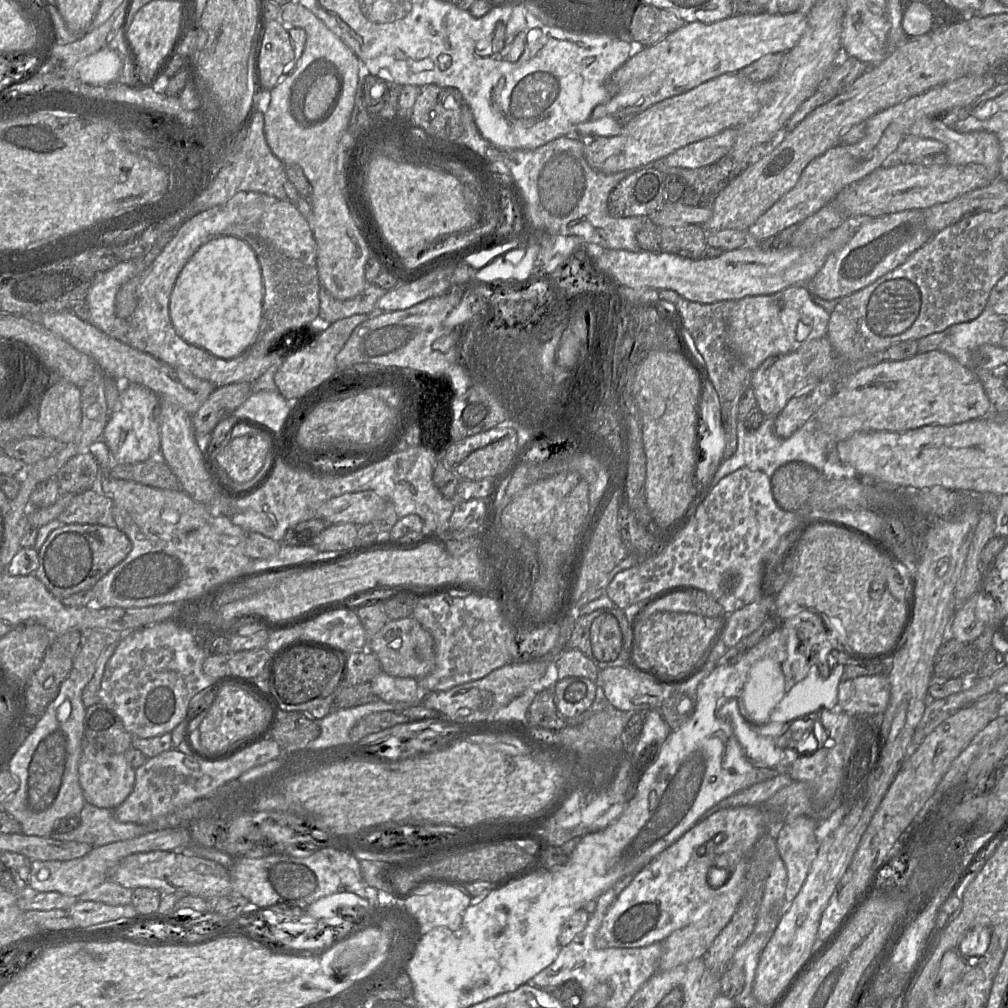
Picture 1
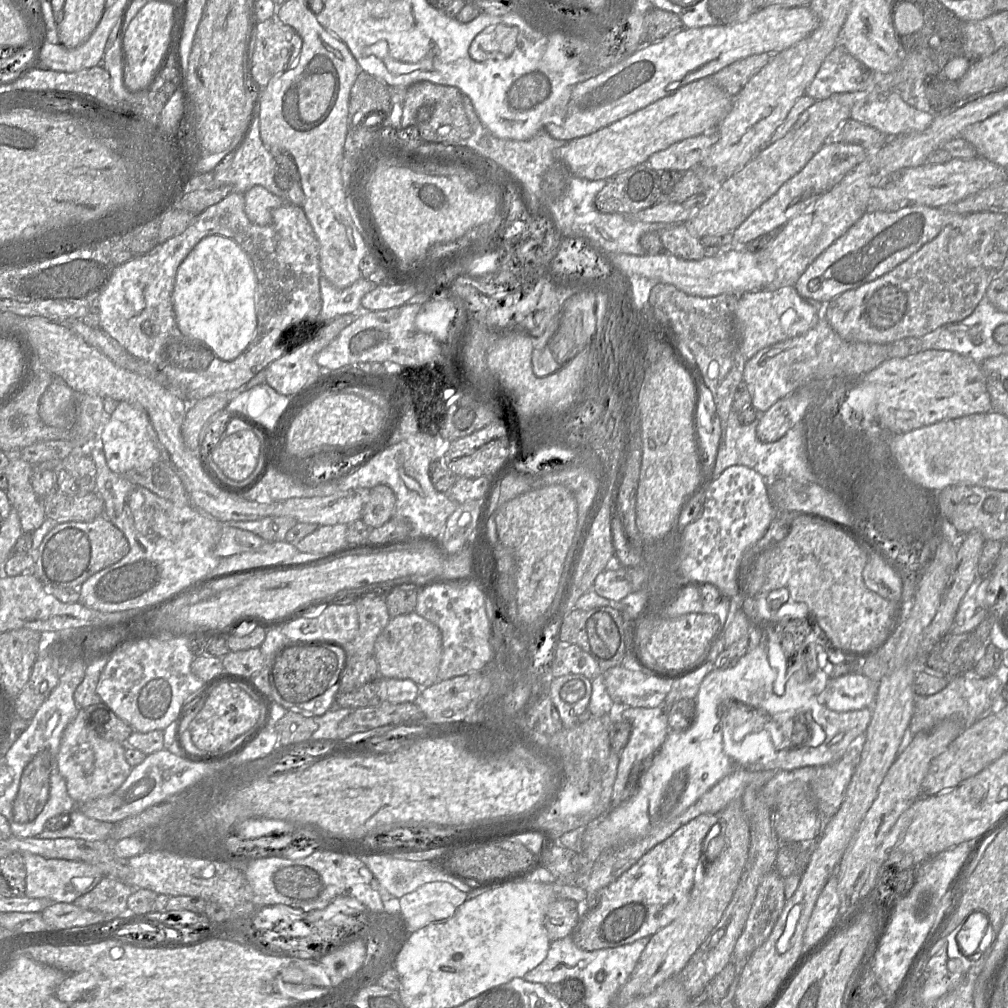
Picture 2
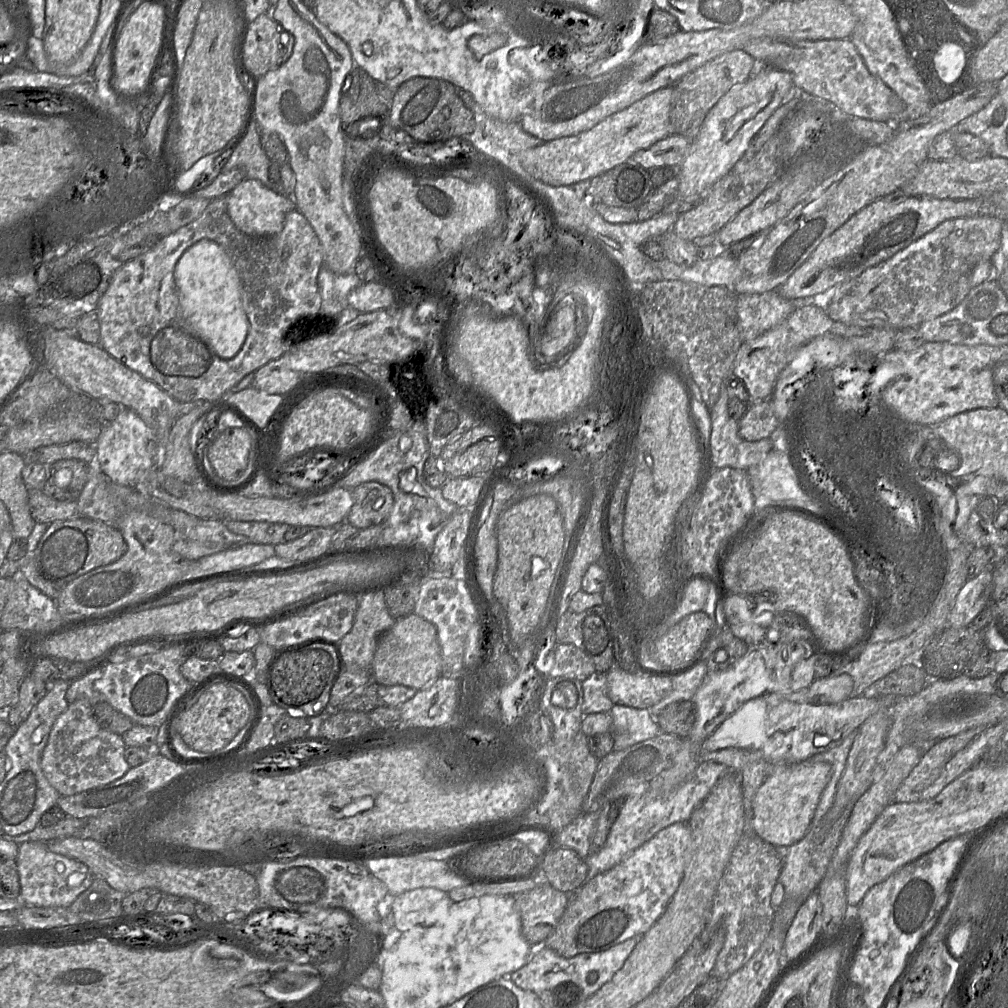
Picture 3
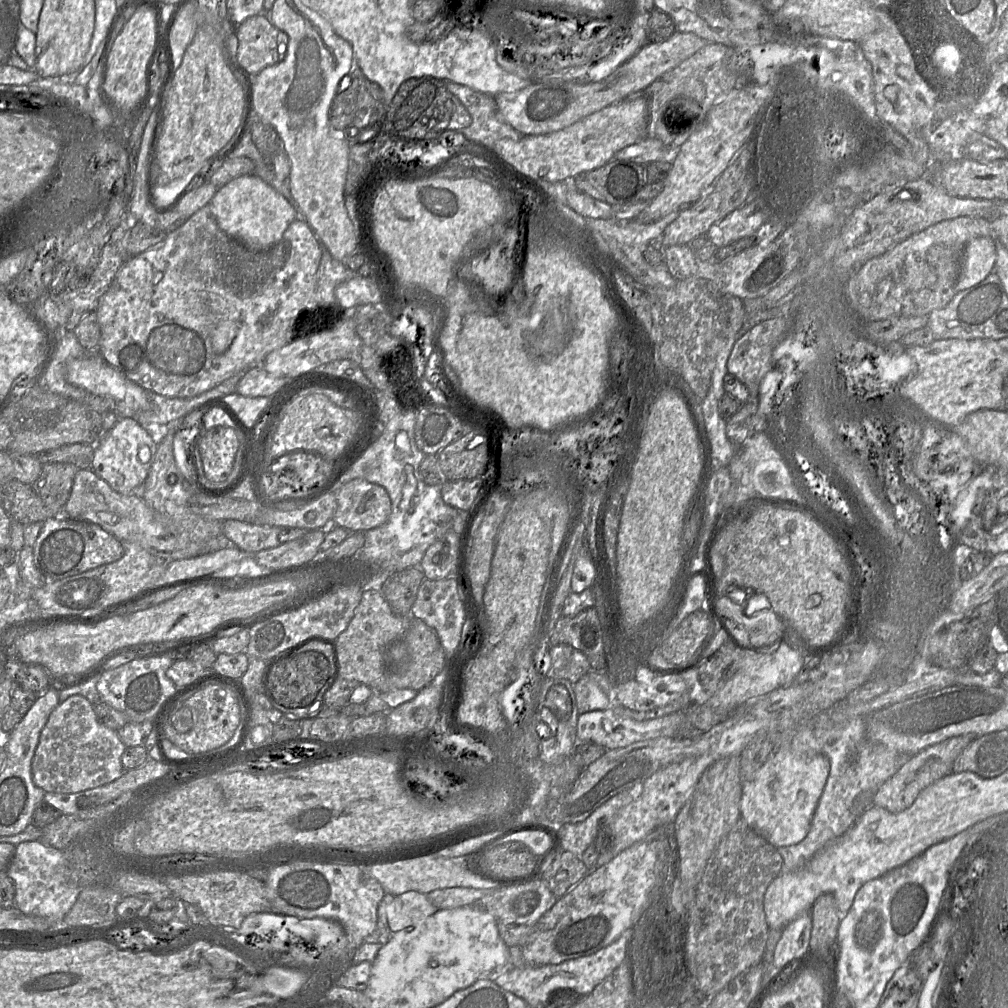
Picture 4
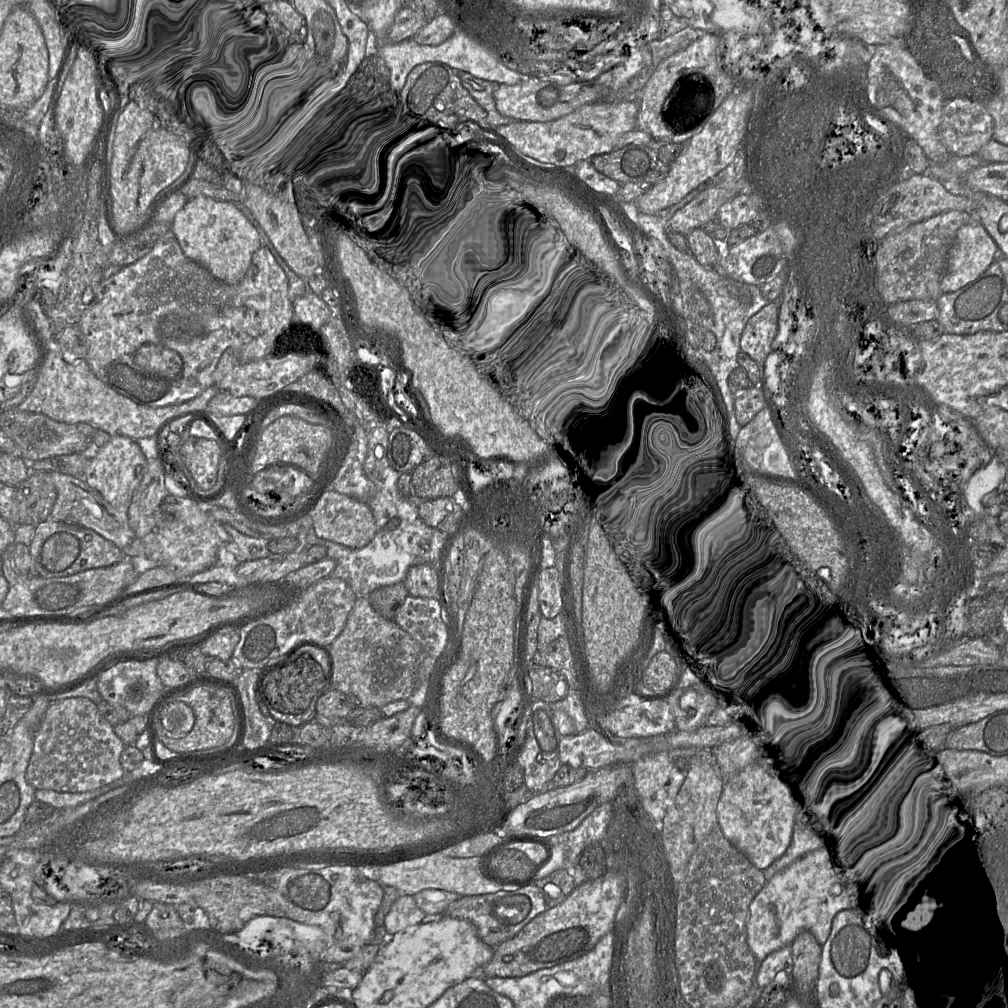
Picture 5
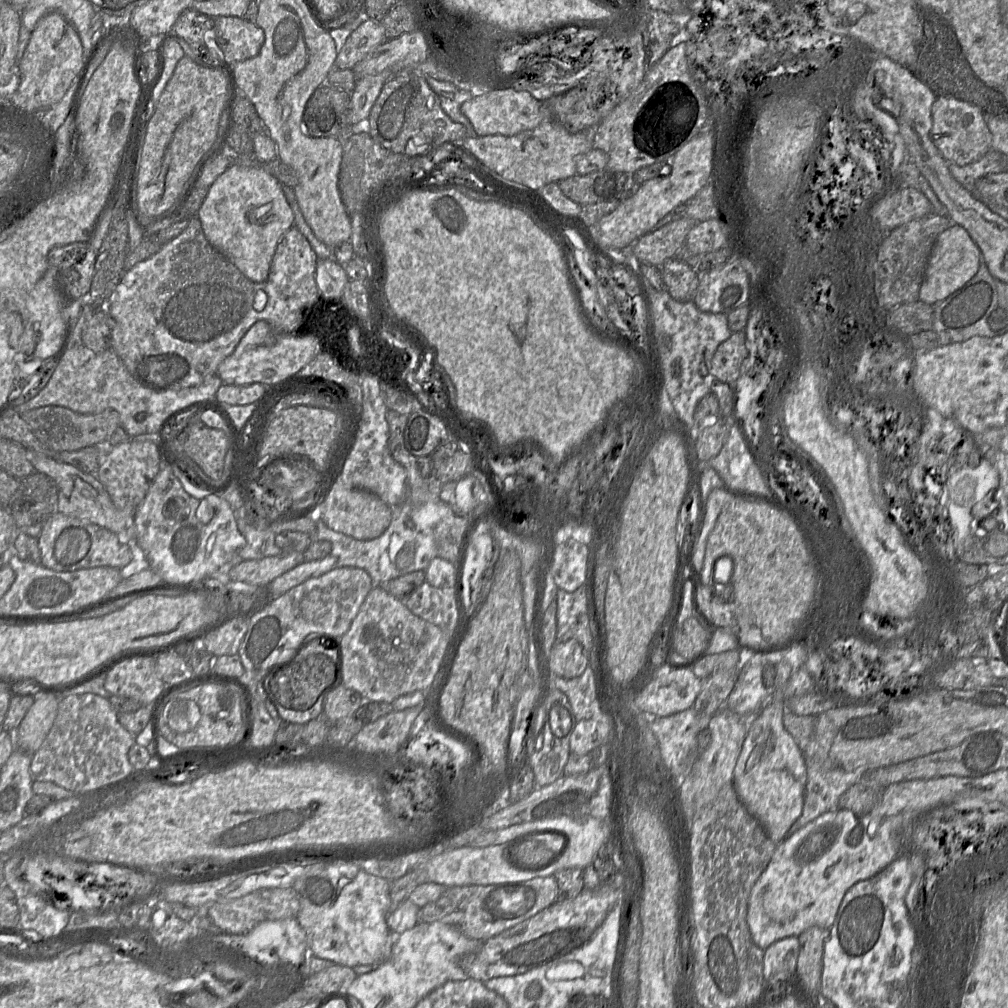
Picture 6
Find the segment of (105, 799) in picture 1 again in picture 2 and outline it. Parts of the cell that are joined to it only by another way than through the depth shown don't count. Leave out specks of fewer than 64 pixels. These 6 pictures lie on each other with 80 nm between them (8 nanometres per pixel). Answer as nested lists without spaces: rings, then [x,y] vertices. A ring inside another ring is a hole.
[[[79,709],[76,717],[63,731],[57,766],[66,781],[67,792],[76,804],[112,794],[123,784],[132,769],[125,759],[125,744],[105,740],[88,729],[84,709]]]

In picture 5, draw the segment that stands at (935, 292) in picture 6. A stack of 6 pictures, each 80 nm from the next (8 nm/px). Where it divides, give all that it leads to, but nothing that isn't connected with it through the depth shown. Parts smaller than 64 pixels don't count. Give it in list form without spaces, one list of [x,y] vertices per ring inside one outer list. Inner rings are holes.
[[[980,223],[962,226],[948,252],[946,270],[940,281],[942,294],[956,292],[973,282],[999,257],[997,244]]]

